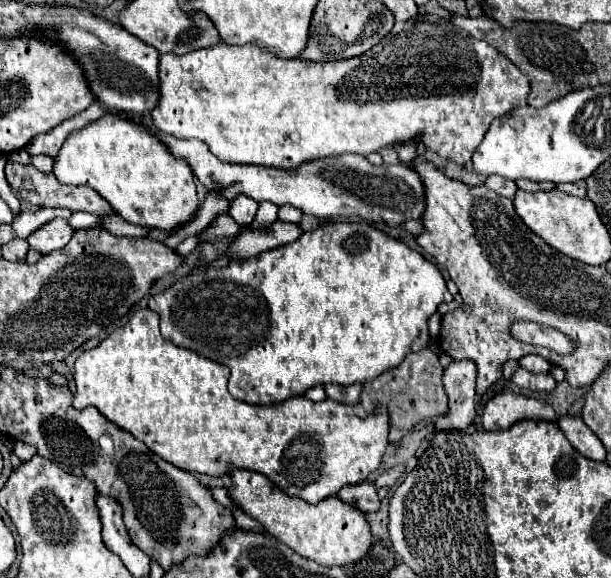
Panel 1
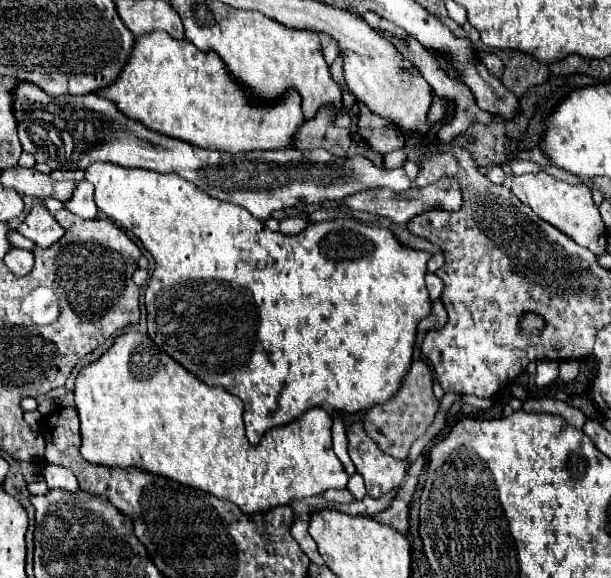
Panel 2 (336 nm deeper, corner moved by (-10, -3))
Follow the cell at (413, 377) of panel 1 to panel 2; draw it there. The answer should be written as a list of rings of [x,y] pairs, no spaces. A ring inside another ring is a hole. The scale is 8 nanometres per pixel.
[[[415,361],[407,373],[407,377],[403,379],[403,385],[399,389],[399,393],[395,397],[391,397],[391,401],[379,403],[375,407],[371,407],[365,417],[365,431],[367,435],[379,445],[379,449],[383,453],[389,453],[395,459],[407,459],[409,447],[413,445],[415,439],[419,439],[427,427],[433,423],[433,417],[439,411],[439,401],[433,395],[433,379],[431,379],[431,371],[427,367],[425,361]]]

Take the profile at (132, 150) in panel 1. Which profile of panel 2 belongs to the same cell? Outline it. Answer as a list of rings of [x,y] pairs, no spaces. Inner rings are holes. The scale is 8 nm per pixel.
[[[95,163],[85,171],[85,179],[95,187],[95,203],[97,207],[115,223],[131,231],[143,247],[155,259],[155,271],[145,289],[145,307],[147,307],[147,325],[149,337],[179,365],[183,365],[189,373],[199,377],[199,381],[211,387],[223,387],[235,397],[241,397],[245,405],[245,427],[249,443],[259,443],[267,429],[287,425],[301,417],[311,407],[331,407],[345,413],[357,413],[371,409],[381,401],[391,399],[405,373],[409,371],[409,363],[413,357],[413,343],[415,343],[415,329],[419,319],[427,317],[431,311],[431,299],[425,287],[425,273],[427,261],[431,257],[429,251],[407,249],[403,243],[383,227],[371,227],[359,223],[355,219],[333,219],[323,223],[311,223],[299,235],[283,235],[263,227],[263,221],[251,217],[243,207],[223,203],[219,199],[209,197],[187,179],[179,177],[177,173],[155,173],[149,169],[139,167],[121,167],[111,163]]]

